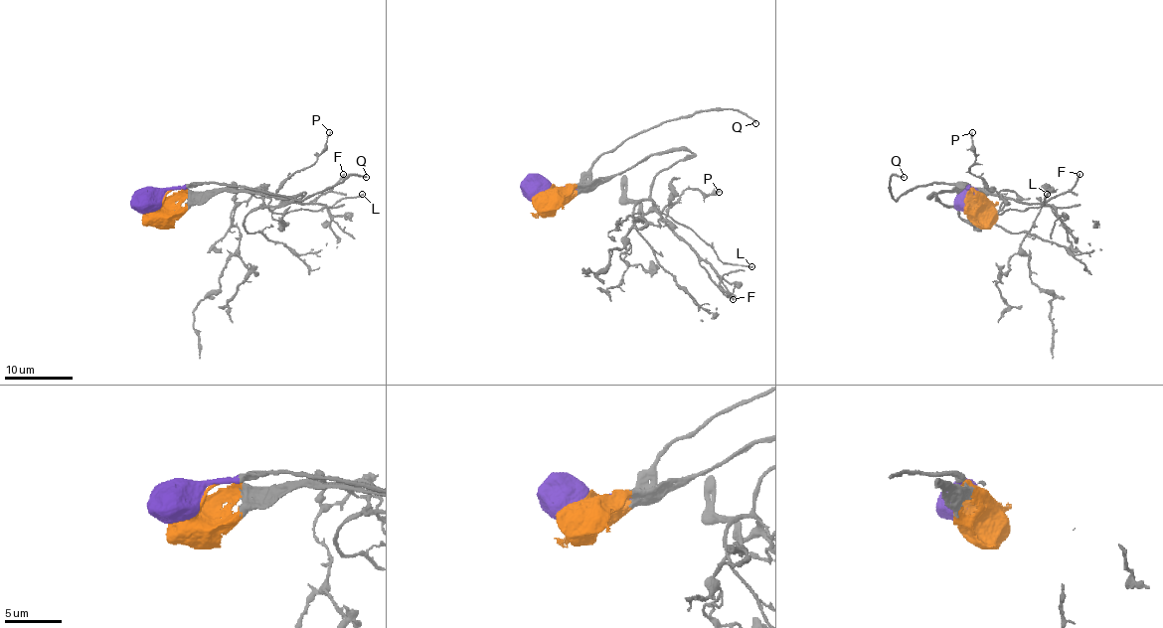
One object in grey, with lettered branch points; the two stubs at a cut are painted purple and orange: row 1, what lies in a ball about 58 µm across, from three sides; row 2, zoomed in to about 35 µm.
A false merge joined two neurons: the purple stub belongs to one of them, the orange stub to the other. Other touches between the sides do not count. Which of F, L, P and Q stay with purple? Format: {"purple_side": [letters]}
{"purple_side": ["Q"]}

